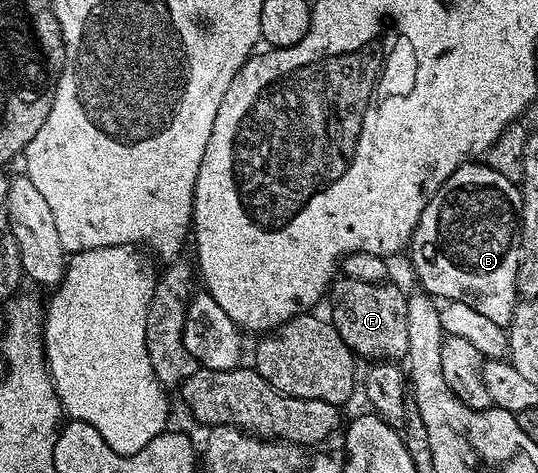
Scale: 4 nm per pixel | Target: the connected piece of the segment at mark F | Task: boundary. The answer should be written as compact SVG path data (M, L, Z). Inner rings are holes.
M344 276L338 277L330 285L327 291L327 303L329 302L328 321L343 336L343 340L349 345L354 355L369 360L401 360L409 352L409 300L406 291L392 286L392 281L368 282L367 280L355 280Z

